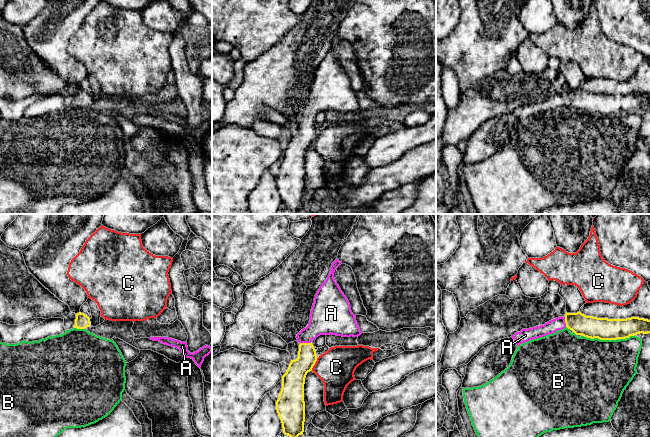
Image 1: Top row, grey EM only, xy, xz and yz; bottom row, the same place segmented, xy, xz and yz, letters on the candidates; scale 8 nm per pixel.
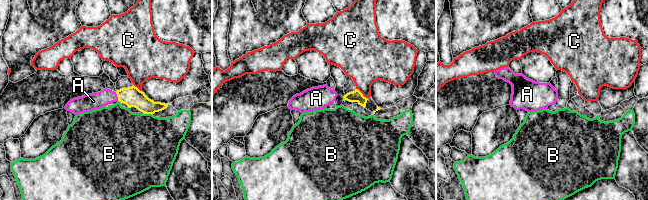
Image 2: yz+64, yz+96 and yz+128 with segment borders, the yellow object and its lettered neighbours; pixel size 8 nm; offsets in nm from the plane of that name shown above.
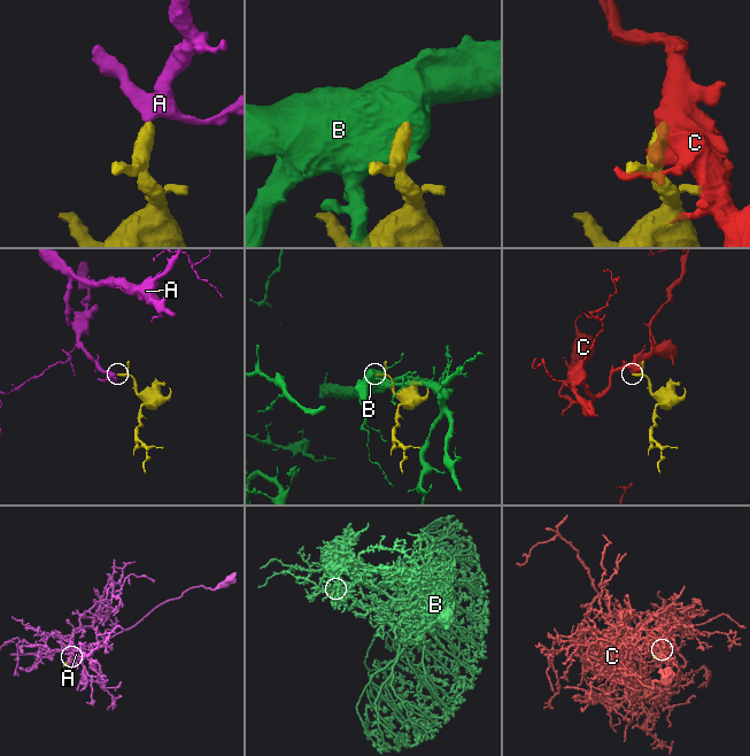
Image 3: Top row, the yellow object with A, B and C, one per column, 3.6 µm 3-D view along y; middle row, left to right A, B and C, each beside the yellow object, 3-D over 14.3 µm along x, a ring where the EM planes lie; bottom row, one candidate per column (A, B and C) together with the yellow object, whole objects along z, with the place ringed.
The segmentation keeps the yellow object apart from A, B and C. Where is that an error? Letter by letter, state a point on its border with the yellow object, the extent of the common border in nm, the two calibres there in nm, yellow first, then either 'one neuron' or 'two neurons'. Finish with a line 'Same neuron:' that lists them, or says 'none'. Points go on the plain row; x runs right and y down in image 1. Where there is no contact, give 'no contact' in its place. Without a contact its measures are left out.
A: xz (305, 119) | 90 nm | 160/260 nm | one neuron
B: yz (600, 115) | 280 nm | 180/500 nm | two neurons
C: xz (314, 140) | 130 nm | 180/300 nm | two neurons
Same neuron: A

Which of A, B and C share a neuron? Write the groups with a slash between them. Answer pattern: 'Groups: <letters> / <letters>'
Groups: A / B / C

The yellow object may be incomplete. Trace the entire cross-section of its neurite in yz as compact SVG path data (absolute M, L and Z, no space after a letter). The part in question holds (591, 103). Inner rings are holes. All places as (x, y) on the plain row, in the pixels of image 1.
M580 87L567 89L564 93L555 94L544 101L529 105L522 105L515 109L512 114L519 122L522 119L553 110L565 103L572 106L576 111L600 116L626 115L640 109L650 109L650 96L631 93L626 95L608 95L586 92Z

